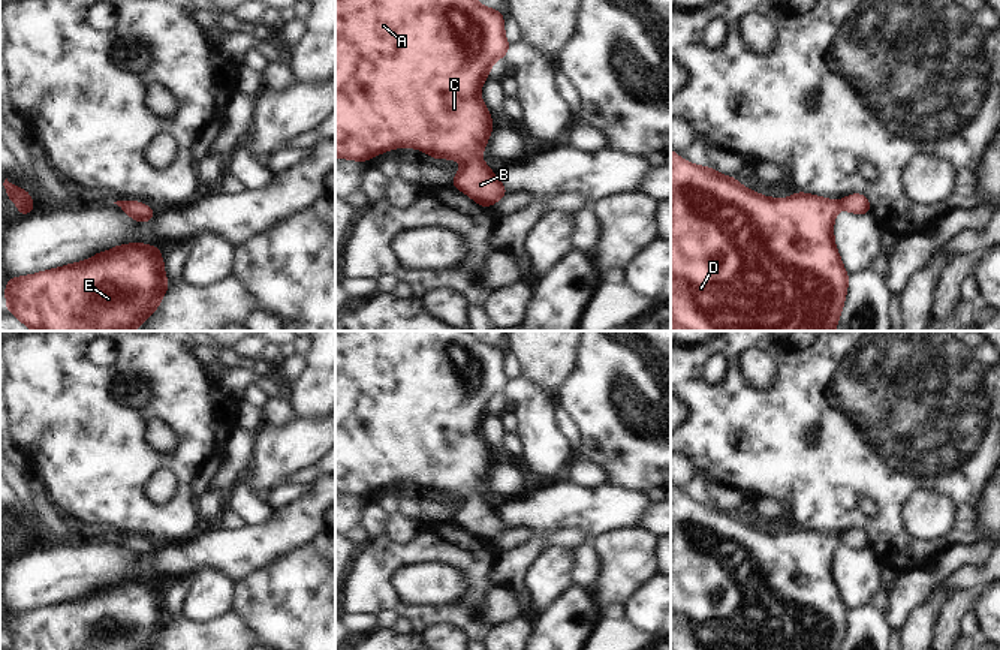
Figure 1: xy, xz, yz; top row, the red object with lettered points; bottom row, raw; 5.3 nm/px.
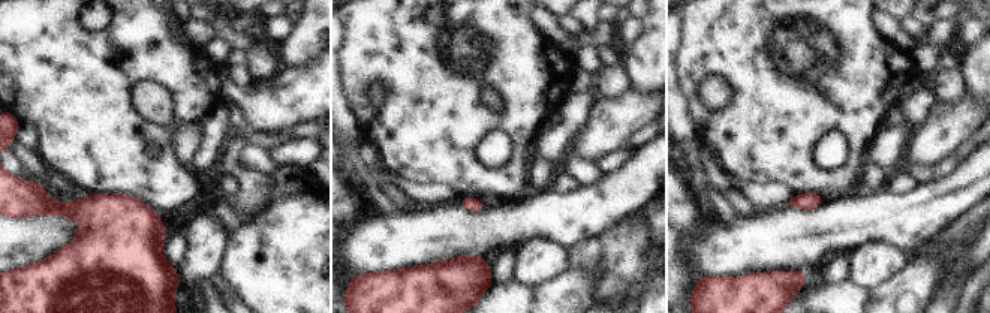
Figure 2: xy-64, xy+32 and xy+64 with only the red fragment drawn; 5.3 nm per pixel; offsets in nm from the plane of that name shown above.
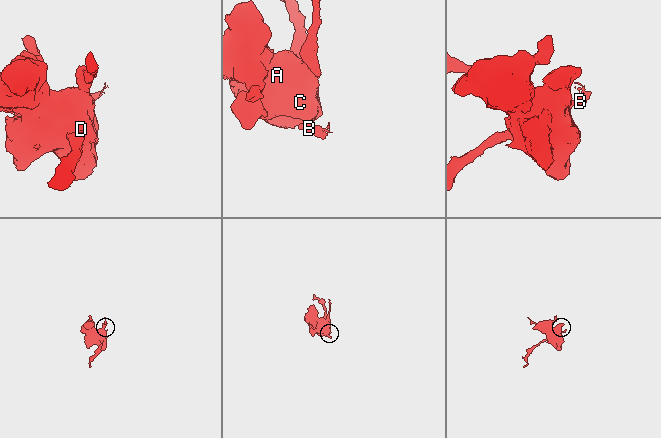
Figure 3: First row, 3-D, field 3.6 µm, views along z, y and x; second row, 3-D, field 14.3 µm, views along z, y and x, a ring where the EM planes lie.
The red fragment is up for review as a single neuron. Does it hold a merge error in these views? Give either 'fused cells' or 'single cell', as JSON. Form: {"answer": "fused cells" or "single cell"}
{"answer": "single cell"}

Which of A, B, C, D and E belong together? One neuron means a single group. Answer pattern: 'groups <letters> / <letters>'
groups A B C D E

